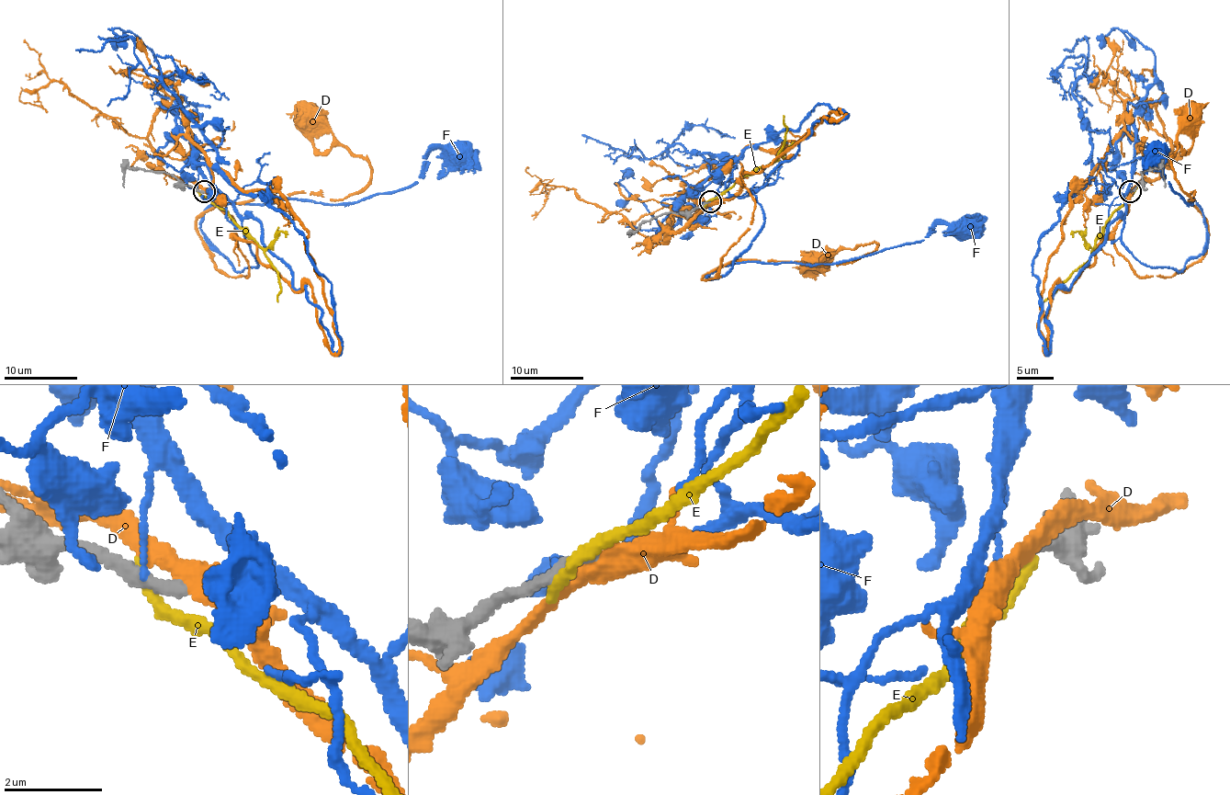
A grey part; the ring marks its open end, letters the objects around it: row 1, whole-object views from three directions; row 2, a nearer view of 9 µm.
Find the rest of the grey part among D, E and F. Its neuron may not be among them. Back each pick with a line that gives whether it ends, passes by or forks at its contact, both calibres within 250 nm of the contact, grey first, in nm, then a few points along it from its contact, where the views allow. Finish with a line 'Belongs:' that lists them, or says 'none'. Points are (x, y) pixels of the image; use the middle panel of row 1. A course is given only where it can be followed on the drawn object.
Belongs: none

